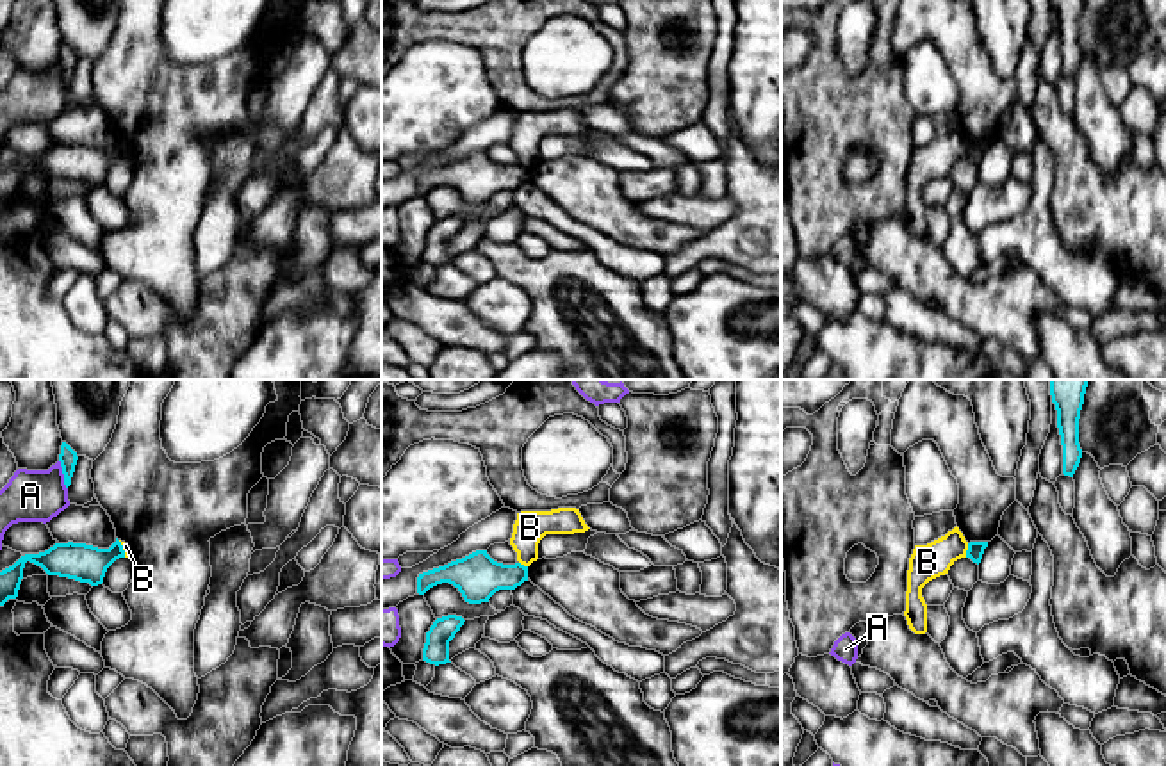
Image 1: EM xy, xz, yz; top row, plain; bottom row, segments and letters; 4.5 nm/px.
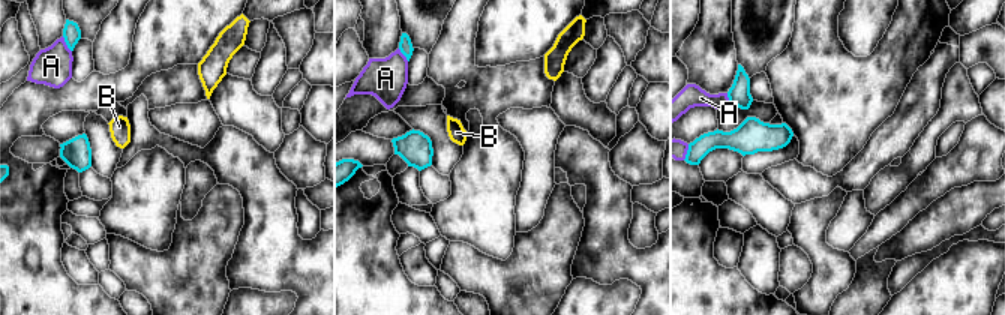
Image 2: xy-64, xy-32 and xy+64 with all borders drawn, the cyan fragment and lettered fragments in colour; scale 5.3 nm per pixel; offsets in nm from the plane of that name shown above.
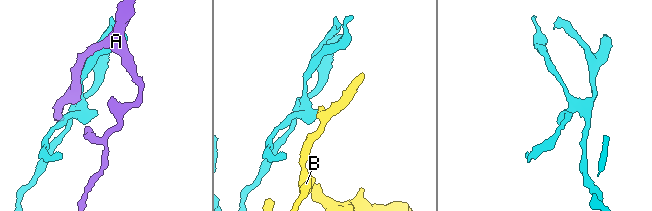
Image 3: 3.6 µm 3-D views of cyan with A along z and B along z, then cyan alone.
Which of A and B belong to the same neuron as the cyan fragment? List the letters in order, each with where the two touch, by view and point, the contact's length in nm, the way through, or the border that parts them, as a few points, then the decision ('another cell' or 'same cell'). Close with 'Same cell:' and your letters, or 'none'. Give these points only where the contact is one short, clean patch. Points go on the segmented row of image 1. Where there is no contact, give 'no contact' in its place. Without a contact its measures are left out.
A: meets cyan in xy at (63, 472); contact 140 nm long; another cell
B: meets cyan in yz at (967, 551); contact 70 nm long; border along yz (968, 544), (965, 556); another cell
Same cell: none

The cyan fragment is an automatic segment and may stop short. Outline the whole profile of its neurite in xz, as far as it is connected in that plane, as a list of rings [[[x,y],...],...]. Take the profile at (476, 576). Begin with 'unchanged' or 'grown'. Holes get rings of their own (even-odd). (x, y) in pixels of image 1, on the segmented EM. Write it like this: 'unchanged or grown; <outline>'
unchanged; [[[476,550],[462,559],[419,574],[417,593],[424,595],[430,588],[449,583],[469,604],[489,602],[499,590],[515,590],[528,581],[528,566],[503,565],[494,561],[487,550]]]

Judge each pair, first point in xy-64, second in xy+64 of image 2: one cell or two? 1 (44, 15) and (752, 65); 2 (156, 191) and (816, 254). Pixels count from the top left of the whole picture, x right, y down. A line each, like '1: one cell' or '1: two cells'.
1: two cells
2: one cell

